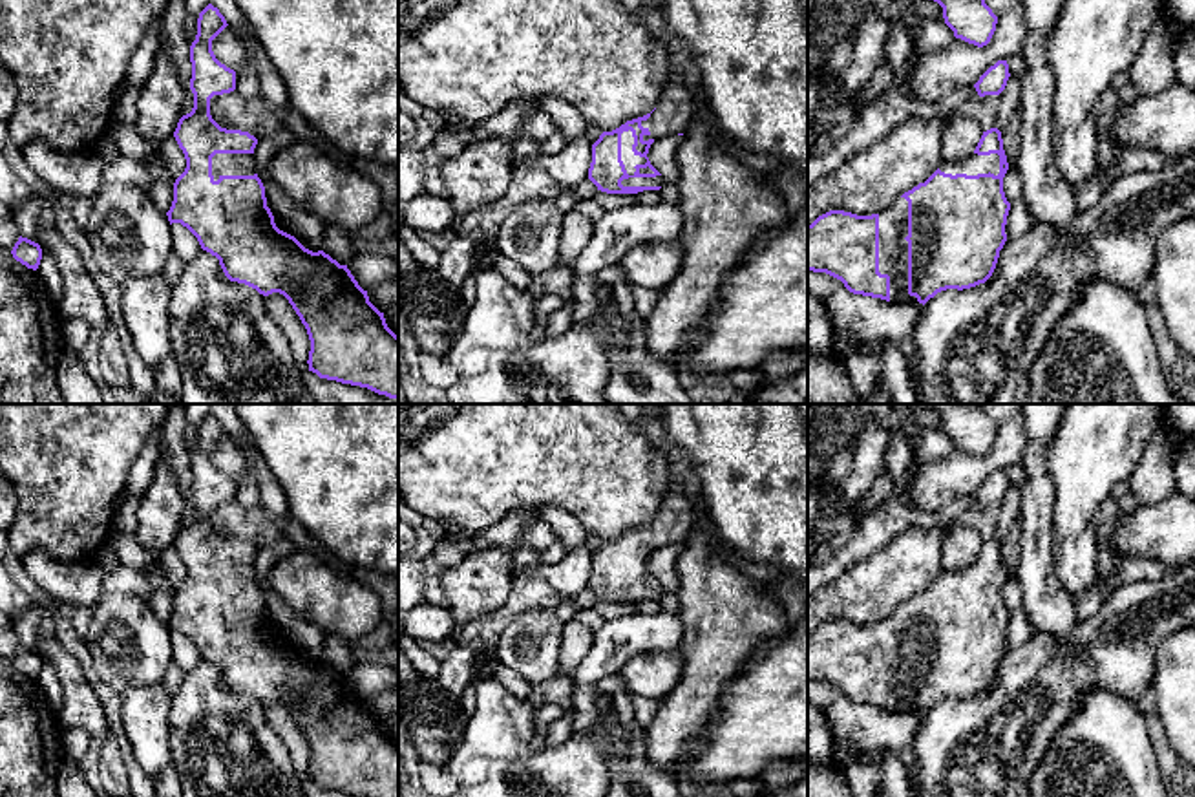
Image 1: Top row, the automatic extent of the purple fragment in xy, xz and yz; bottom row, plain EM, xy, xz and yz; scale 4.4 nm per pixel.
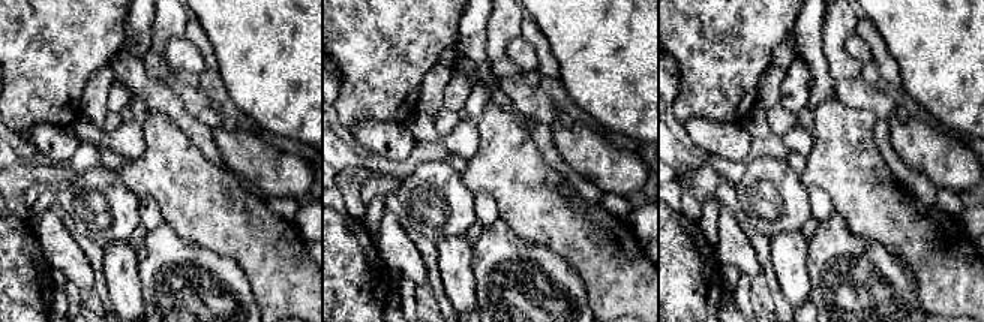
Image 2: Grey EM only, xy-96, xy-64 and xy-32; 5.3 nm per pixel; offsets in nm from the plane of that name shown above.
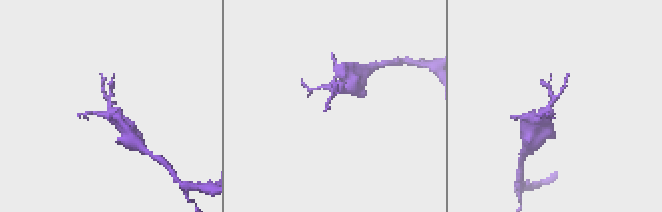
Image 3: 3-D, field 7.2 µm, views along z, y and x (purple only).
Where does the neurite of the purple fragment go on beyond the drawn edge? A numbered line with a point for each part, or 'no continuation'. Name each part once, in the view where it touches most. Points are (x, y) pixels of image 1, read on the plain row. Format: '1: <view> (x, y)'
1: xz (629, 569)

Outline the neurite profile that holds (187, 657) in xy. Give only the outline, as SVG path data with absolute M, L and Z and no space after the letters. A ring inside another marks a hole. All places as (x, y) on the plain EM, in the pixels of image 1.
M172 632L170 643L174 649L174 664L185 675L188 675L203 660L197 647L181 632Z

